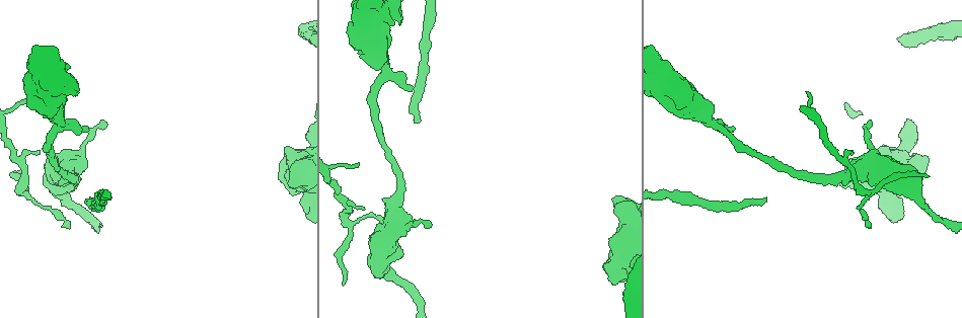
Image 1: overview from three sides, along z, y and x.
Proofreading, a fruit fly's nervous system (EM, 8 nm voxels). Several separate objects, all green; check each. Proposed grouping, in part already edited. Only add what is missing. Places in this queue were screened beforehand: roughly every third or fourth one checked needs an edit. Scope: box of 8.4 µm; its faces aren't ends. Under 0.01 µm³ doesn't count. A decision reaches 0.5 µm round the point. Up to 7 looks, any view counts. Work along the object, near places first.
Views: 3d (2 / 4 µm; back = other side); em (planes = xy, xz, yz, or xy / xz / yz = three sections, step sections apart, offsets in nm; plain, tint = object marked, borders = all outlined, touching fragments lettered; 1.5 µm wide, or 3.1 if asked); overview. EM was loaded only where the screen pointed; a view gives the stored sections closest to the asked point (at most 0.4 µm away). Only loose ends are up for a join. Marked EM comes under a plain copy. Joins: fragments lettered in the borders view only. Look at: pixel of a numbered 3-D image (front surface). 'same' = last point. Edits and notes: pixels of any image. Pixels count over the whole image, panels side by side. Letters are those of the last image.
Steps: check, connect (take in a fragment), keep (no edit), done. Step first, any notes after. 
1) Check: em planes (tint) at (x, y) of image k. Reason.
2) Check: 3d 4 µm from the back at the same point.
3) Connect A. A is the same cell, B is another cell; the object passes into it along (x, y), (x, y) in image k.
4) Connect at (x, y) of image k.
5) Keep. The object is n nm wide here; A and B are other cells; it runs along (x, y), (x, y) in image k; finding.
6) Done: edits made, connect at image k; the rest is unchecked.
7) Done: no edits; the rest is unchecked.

Check: em planes (borders) at (764, 199) of image 1. Branch stops here.

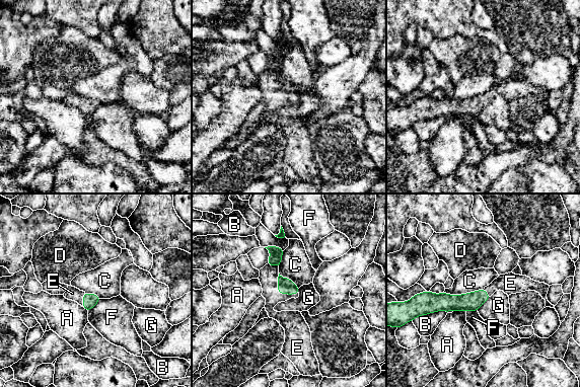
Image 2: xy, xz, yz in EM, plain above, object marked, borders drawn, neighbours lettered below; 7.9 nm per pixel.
Connect E. The object is 110 nm wide here; E is the same cell, A, B, C, D, F and G are other cells; the cell continues.

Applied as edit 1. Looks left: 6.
Check: overview. See it whole again.

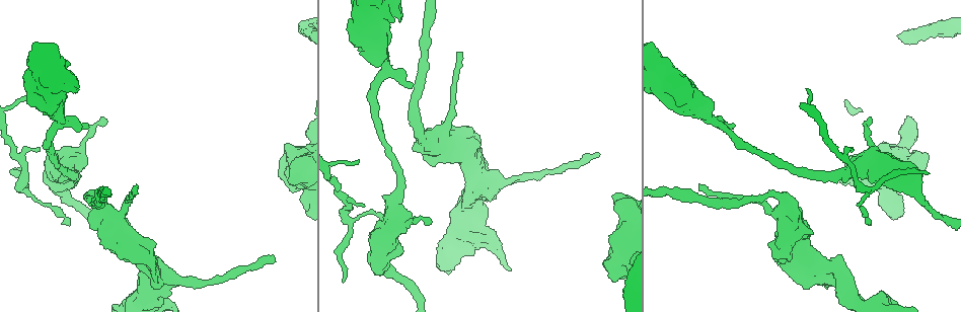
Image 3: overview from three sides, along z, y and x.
Check: 3d 2 µm at (733, 125) of image 3. Free end.

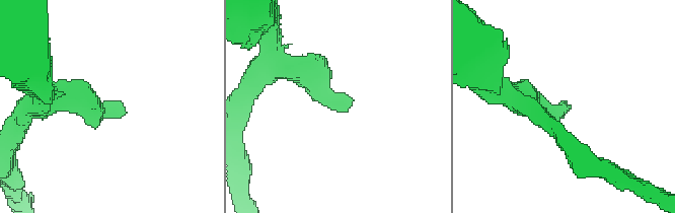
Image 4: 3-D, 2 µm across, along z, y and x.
Check: em xy step 4 (tint) at (120, 103) of image 4.

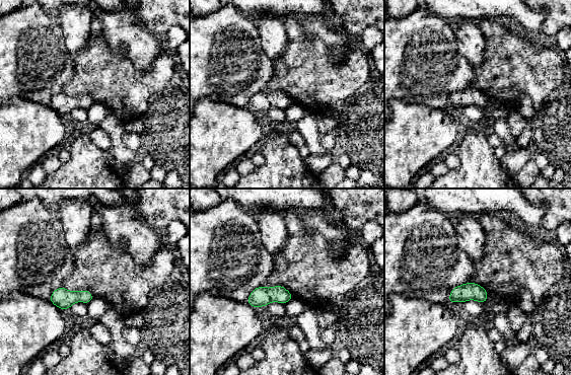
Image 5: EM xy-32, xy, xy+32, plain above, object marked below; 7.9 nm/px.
Check: em planes (borders) at the same point.

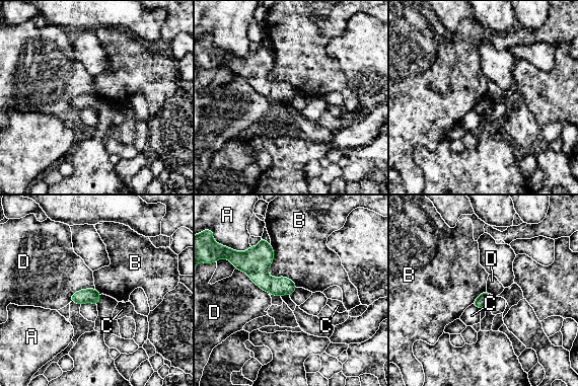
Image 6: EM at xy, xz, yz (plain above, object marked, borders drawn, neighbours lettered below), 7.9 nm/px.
Keep. A, B, C and D are other cells; a border runs along (235, 267), (269, 293) in image 6; none of them fits.

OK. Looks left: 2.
Check: em planes (borders) at (927, 171) of image 3.

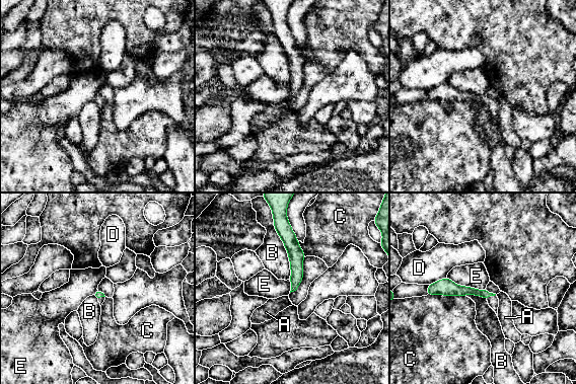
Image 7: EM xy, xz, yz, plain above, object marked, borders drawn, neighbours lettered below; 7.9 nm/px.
Keep. The object is 70 nm wide here; the longest contact is with B, 480 nm; A, B, C, D and E are other cells; no lettered fragment goes on from it.

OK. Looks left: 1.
Done: edits made, connect at image 2; the rest is unchecked.

